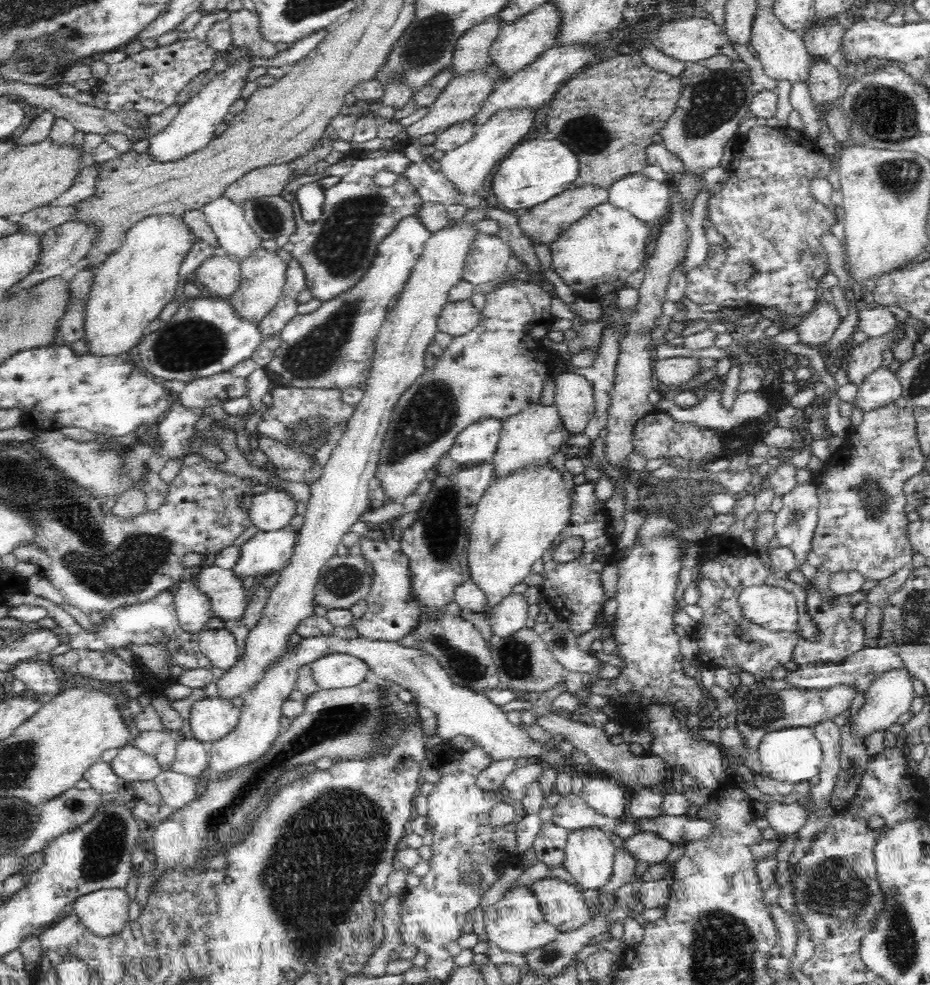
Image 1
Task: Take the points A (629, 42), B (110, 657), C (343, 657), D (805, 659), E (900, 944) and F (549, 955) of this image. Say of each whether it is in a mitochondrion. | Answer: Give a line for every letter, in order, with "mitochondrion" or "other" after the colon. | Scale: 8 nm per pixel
A: other
B: other
C: other
D: other
E: mitochondrion
F: mitochondrion

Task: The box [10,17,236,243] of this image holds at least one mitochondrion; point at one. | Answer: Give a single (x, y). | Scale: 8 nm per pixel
(38, 67)

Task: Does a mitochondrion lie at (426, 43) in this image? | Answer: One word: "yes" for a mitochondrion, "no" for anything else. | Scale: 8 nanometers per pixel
yes

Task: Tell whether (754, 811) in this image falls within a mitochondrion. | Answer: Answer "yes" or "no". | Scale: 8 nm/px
no

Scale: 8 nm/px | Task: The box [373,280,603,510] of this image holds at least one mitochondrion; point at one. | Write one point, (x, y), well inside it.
(428, 415)

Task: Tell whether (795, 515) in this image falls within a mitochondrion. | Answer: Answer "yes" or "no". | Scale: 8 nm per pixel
yes

